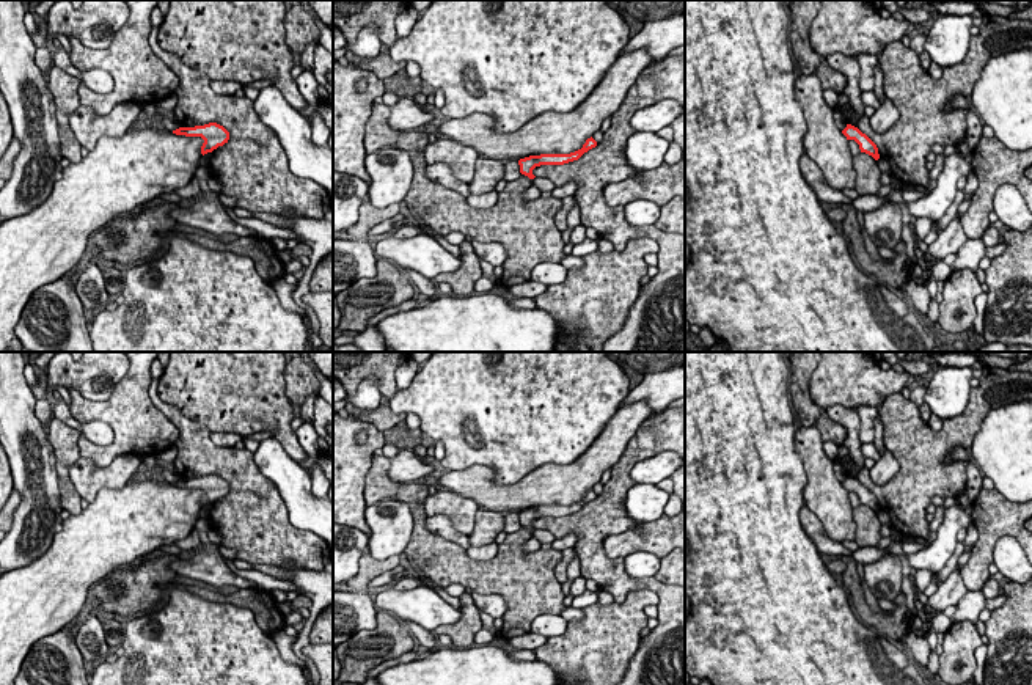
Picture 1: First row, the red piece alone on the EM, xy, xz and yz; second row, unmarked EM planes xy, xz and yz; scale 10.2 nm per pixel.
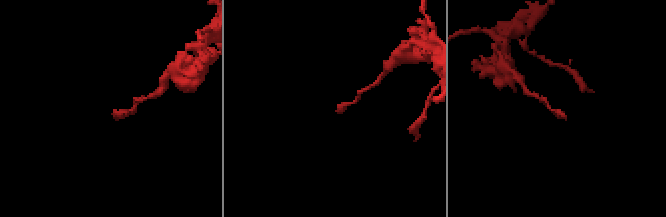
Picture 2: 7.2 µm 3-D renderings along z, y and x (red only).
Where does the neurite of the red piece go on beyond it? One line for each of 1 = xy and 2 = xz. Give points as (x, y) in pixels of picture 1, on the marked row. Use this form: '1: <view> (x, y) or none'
1: none
2: none

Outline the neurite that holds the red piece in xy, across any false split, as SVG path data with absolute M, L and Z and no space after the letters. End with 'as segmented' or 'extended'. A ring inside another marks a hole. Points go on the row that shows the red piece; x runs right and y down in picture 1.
M209 123L204 126L195 126L195 127L179 127L173 130L176 135L185 135L185 137L201 137L204 140L201 146L201 154L212 152L218 146L223 146L229 140L229 132L217 124L217 123Z; as segmented

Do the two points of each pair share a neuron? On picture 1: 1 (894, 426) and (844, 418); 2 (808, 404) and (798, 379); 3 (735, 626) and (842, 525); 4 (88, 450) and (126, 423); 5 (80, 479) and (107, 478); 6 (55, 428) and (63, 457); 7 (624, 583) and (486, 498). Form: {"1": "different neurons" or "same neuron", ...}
{"1": "different neurons", "2": "same neuron", "3": "different neurons", "4": "same neuron", "5": "same neuron", "6": "same neuron", "7": "different neurons"}

